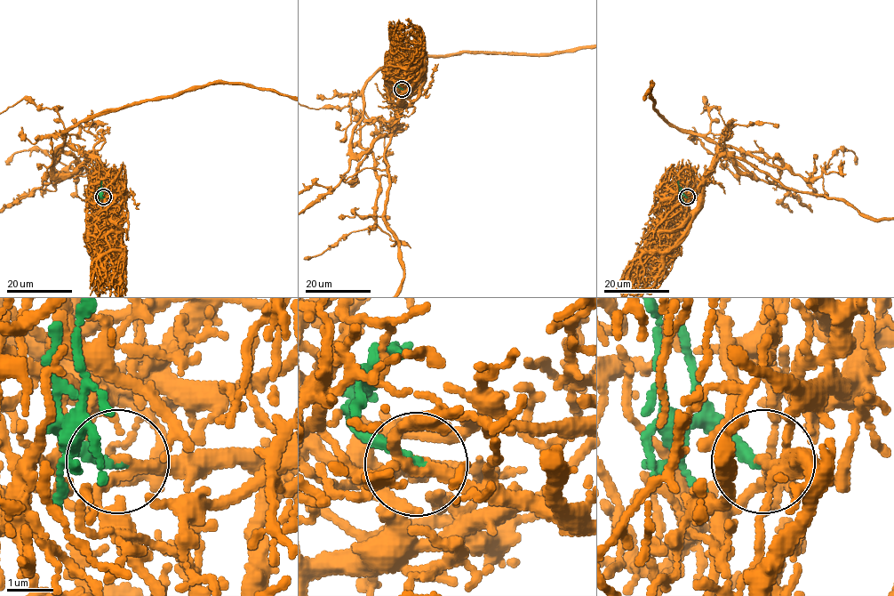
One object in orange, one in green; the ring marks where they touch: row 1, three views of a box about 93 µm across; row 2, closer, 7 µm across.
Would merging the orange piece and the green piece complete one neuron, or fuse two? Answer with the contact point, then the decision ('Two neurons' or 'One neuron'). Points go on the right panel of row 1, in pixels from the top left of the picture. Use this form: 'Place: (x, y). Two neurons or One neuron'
Place: (687, 197). One neuron

